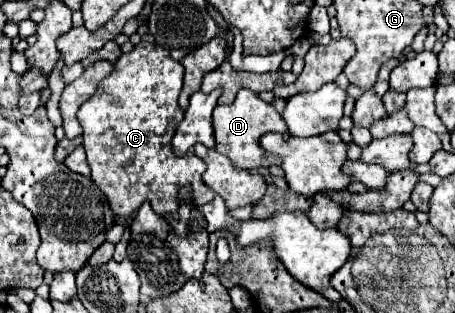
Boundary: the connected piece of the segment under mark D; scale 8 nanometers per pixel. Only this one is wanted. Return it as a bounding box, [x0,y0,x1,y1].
[214,89,288,169]

